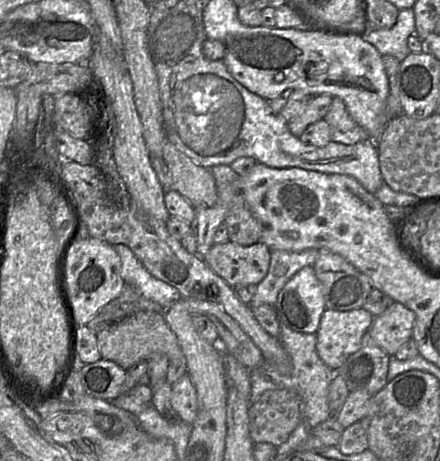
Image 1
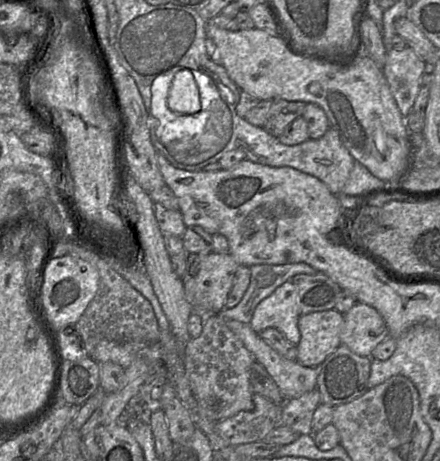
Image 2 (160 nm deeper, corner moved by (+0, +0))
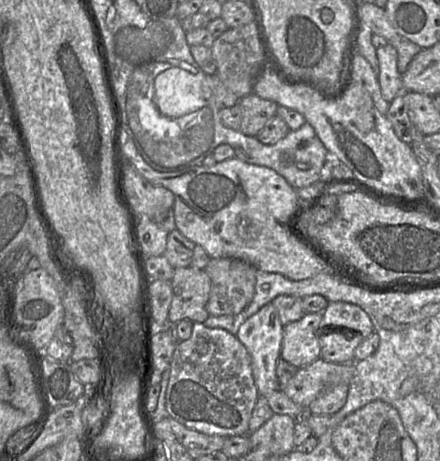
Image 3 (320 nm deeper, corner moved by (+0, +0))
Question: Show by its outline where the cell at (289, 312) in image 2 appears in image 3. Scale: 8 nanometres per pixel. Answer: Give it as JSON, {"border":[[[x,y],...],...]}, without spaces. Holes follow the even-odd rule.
{"border":[[[270,302],[264,305],[258,312],[249,317],[239,328],[236,336],[238,340],[246,347],[251,356],[251,366],[253,378],[262,397],[270,393],[281,390],[277,378],[276,368],[279,361],[284,325],[281,322],[276,307]]]}

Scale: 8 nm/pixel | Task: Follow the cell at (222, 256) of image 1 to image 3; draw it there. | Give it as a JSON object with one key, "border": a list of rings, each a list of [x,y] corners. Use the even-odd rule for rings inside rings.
{"border":[[[192,266],[176,268],[171,279],[173,298],[168,313],[168,322],[181,320],[203,323],[210,317],[207,302],[211,280],[204,269]]]}

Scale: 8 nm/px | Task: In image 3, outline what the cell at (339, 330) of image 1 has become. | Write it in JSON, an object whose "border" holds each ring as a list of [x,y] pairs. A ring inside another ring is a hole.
{"border":[[[322,312],[306,313],[300,320],[285,325],[280,357],[297,369],[319,359],[318,331],[322,318]]]}

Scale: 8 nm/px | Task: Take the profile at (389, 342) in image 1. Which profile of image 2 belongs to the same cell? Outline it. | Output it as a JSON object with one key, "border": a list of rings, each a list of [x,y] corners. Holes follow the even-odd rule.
{"border":[[[357,303],[343,317],[341,345],[357,355],[370,357],[374,348],[390,337],[383,317],[369,305]]]}

